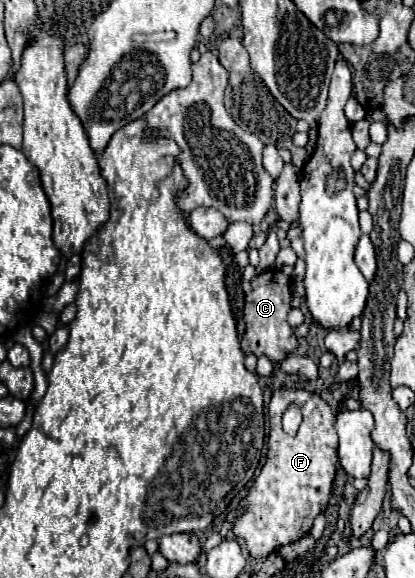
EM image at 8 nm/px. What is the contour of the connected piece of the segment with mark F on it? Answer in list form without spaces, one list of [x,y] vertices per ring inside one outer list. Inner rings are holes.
[[[276,388],[270,400],[270,436],[266,464],[254,482],[254,488],[242,500],[250,510],[234,524],[232,532],[236,538],[244,540],[248,554],[256,560],[266,558],[276,548],[292,544],[308,534],[314,518],[326,508],[330,500],[338,436],[334,432],[334,414],[320,396],[308,390]],[[288,404],[298,404],[302,410],[302,424],[296,436],[284,434],[280,426],[280,416]]]

